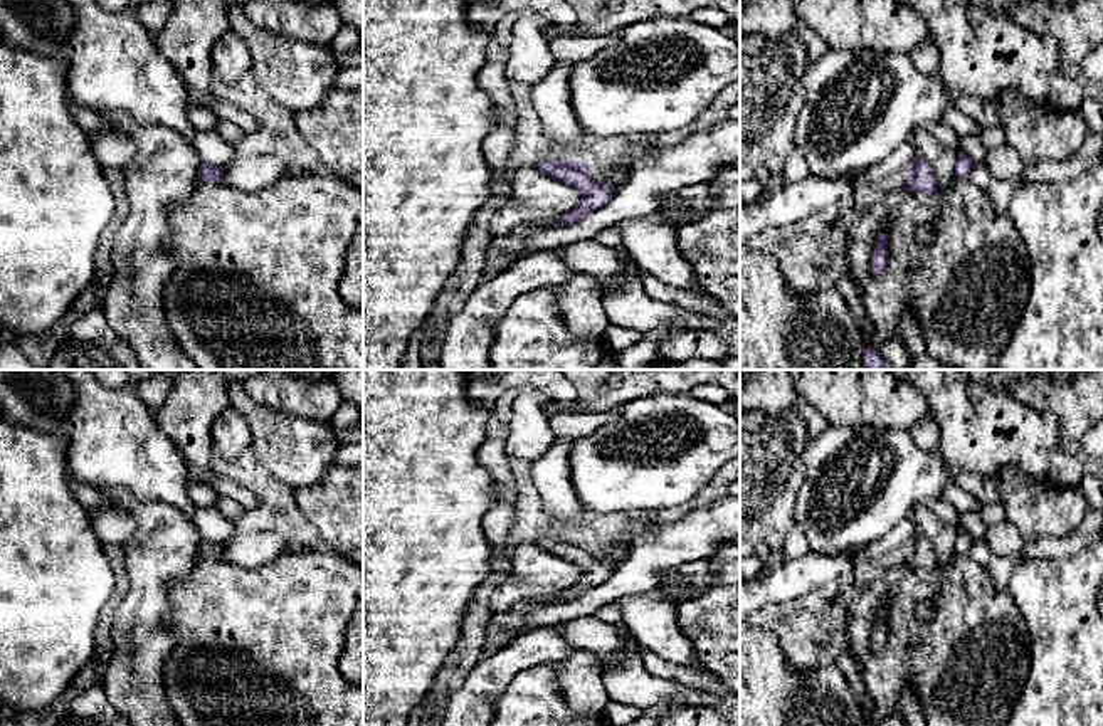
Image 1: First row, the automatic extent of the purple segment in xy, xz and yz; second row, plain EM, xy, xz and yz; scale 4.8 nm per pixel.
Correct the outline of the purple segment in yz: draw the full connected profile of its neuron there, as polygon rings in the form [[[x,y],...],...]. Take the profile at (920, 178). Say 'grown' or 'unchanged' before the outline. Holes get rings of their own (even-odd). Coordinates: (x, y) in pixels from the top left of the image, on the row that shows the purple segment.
unchanged; [[[916,158],[908,170],[908,176],[905,178],[903,188],[913,193],[933,195],[938,192],[937,178],[931,166]]]

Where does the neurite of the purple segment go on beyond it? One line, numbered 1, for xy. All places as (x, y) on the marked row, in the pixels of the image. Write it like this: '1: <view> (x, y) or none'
1: none

